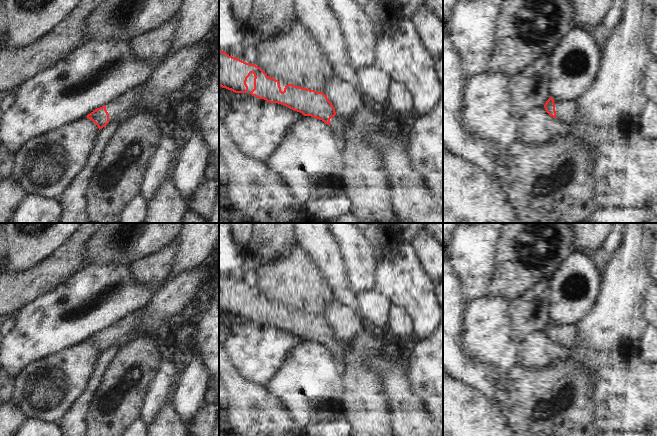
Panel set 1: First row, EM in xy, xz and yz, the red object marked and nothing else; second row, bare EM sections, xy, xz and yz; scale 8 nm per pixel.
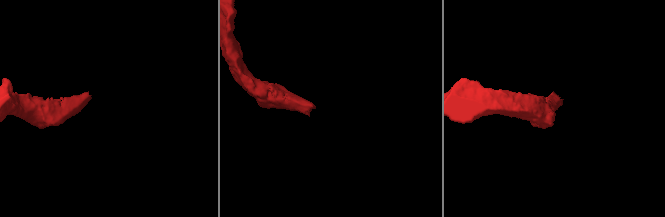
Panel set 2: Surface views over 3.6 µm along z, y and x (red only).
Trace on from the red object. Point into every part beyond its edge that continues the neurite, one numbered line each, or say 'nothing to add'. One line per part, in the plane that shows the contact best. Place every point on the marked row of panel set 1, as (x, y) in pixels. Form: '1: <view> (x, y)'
1: xy (125, 106)

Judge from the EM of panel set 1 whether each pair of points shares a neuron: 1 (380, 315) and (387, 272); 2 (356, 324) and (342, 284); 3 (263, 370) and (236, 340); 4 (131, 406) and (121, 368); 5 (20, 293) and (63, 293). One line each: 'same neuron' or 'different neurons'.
1: different neurons
2: different neurons
3: same neuron
4: same neuron
5: different neurons

